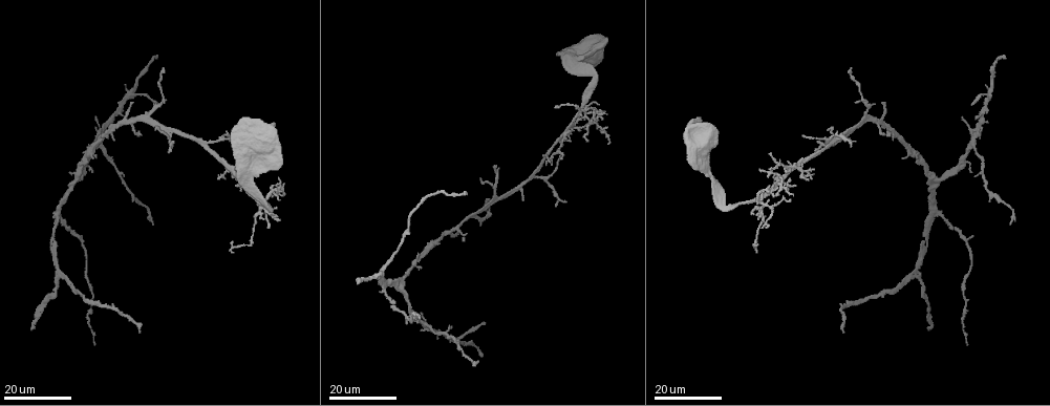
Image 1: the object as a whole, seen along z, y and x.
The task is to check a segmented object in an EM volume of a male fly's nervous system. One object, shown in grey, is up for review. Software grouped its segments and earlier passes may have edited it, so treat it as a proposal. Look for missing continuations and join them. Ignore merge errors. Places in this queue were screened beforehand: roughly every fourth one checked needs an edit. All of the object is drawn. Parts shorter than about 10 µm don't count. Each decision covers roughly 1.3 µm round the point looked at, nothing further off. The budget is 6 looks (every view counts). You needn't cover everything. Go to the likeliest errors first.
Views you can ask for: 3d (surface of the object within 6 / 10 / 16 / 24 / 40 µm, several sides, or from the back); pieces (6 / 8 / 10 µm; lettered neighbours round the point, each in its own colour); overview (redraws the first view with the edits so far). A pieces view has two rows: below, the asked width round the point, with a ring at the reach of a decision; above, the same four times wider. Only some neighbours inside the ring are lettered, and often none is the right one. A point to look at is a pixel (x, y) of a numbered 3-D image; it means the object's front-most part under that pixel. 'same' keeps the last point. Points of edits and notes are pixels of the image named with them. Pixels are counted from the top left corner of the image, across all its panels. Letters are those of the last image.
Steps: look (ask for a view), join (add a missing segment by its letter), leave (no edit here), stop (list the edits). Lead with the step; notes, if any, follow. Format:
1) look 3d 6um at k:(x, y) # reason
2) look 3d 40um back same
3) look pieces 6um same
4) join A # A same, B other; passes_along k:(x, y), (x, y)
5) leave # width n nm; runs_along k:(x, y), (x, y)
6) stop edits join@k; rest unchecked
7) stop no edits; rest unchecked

look 3d 16um at 1:(763, 220) # branch stops here

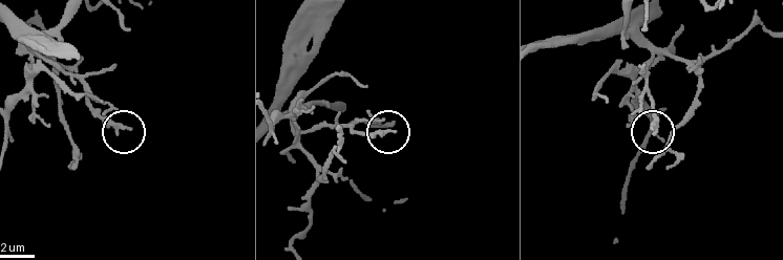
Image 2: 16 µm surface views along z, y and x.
look pieces 6um at 2:(394, 132) # what lies round it

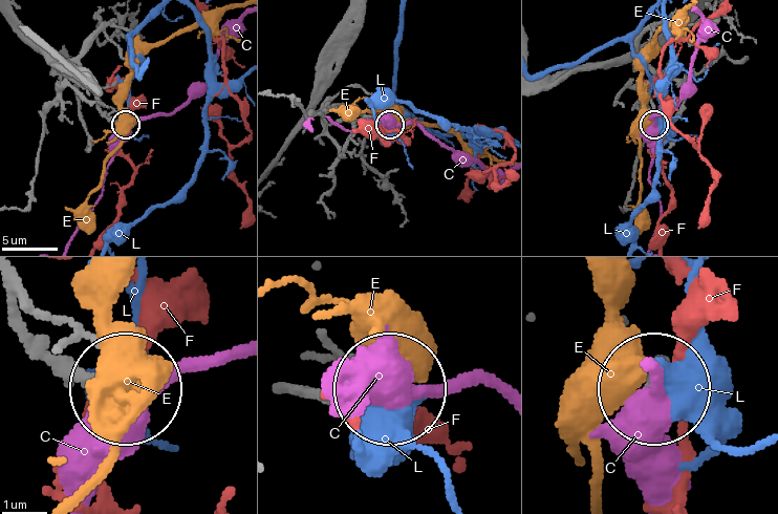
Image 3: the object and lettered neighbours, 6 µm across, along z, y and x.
leave # C other, E other, F other, L other; no lettered segment goes on from it

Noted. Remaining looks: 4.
look 3d 16um at 1:(973, 104) # free end

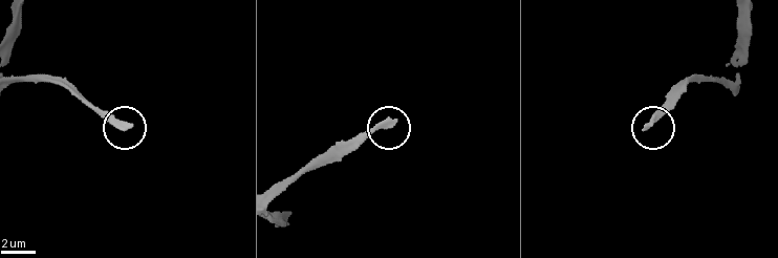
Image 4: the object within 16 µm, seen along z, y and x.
look pieces 10um at 4:(130, 123)

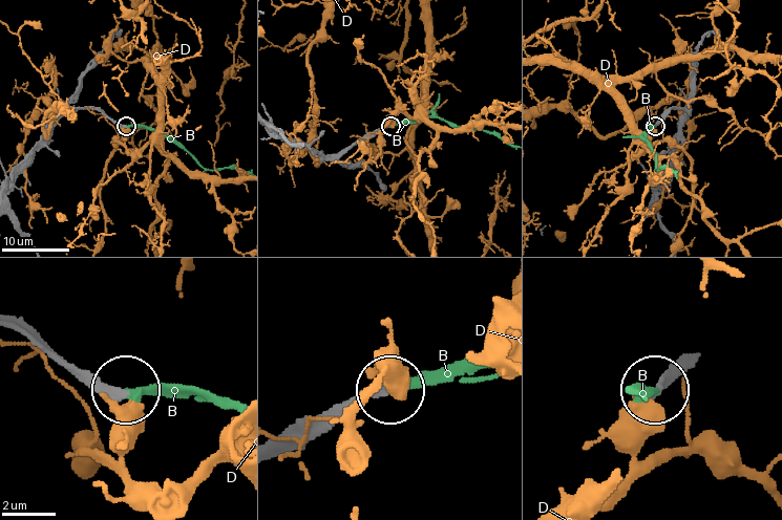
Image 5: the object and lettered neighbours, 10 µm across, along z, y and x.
join B # B same, D other; it goes on there

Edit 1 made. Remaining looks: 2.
look 3d 24um at 1:(928, 328) # end of a long branch

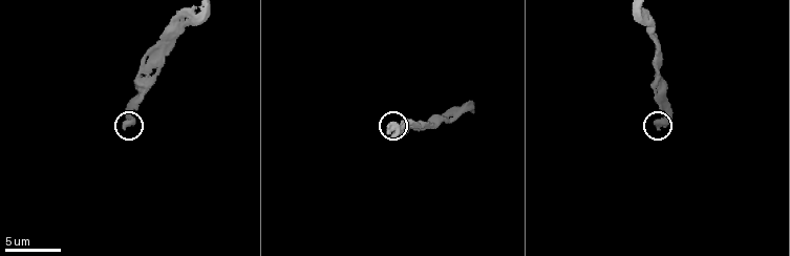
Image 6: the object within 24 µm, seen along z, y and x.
look pieces 6um at 6:(656, 128)

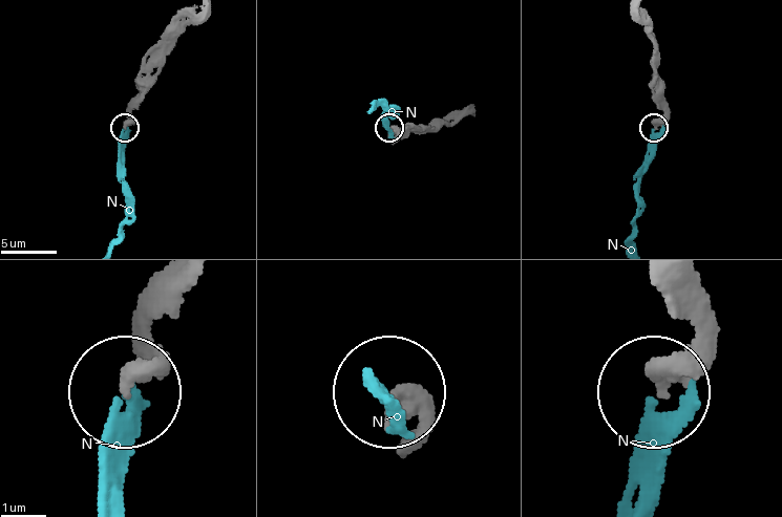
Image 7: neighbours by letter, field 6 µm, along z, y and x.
join N # N same; passes_along 7:(667, 286), (696, 321), (700, 354), (655, 501); it goes on there

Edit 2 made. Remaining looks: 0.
stop edits join@5, join@7; rest unchecked

